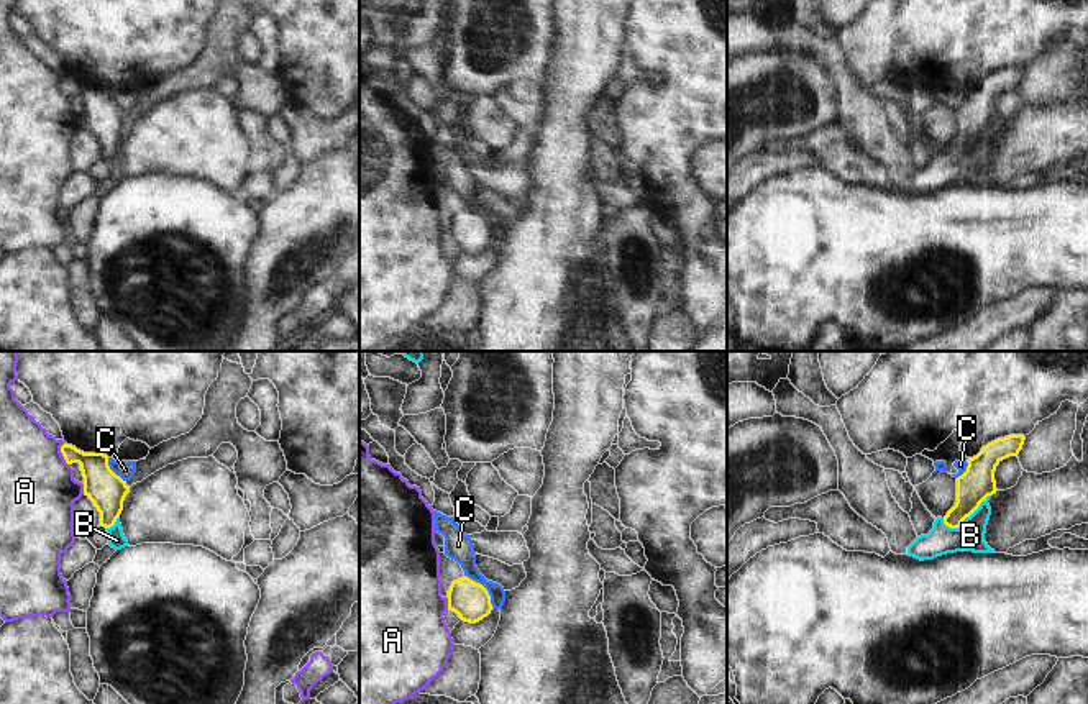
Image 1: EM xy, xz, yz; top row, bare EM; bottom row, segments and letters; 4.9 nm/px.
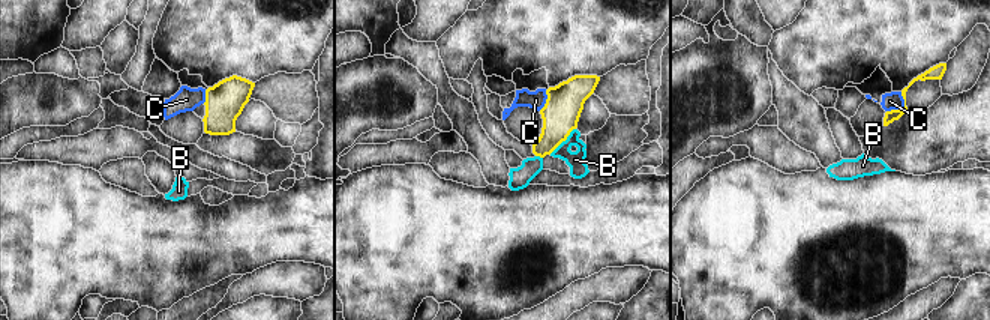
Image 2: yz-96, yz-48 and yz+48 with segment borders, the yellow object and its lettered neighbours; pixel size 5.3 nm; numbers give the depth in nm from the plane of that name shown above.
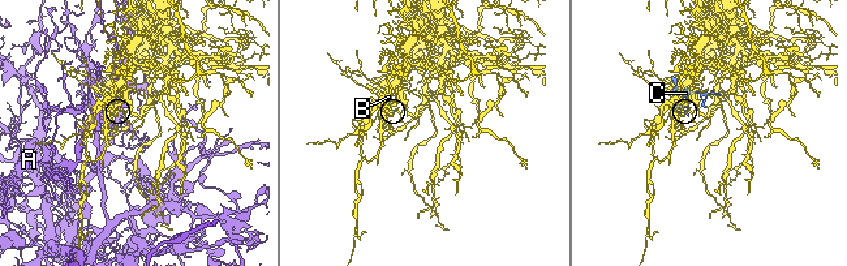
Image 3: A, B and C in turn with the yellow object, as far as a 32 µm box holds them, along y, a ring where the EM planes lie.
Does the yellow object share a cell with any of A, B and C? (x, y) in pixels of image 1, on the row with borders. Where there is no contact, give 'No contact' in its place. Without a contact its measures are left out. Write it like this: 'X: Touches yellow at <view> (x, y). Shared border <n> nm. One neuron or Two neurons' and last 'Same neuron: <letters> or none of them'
A: Touches yellow at xy (61, 452). Shared border 120 nm. Two neurons
B: Touches yellow at yz (965, 517). Shared border 280 nm. One neuron
C: Touches yellow at xz (484, 588). Shared border 220 nm. Two neurons
Same neuron: B

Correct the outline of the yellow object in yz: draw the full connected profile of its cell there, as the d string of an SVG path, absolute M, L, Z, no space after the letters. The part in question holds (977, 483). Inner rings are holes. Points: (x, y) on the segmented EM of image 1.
M1024 435L998 438L983 446L976 456L968 458L967 471L957 478L955 505L944 519L935 519L927 535L917 537L907 546L907 555L924 561L962 550L996 553L985 542L991 515L988 501L998 491L994 471L1003 459L1019 455L1024 440Z

